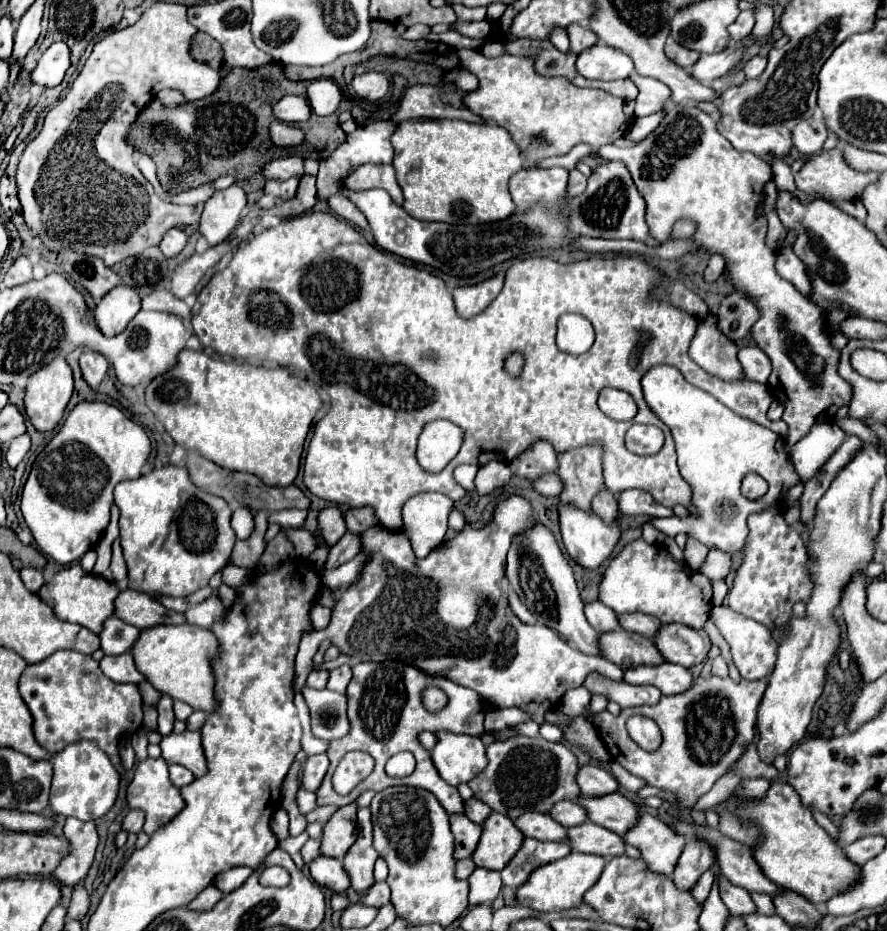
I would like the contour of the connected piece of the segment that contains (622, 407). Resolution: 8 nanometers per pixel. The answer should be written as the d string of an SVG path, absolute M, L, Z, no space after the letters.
M604 388L599 394L597 404L604 414L617 421L630 420L638 411L632 396L615 388Z

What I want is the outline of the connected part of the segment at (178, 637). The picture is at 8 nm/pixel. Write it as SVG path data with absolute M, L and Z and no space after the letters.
M180 624L180 626L154 626L140 632L140 638L132 646L136 668L146 676L146 680L158 690L176 700L190 704L194 710L214 712L218 706L214 692L214 668L212 662L220 654L220 644L216 636L200 626Z

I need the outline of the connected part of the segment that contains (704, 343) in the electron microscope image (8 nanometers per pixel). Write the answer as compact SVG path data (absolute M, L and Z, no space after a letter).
M712 316L704 318L690 344L692 360L714 376L734 380L744 378L736 354L738 346L720 334L720 330L716 328L716 320Z

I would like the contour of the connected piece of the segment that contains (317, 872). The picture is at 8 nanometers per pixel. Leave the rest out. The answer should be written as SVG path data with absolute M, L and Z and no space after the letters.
M318 856L316 860L310 862L310 876L320 884L330 888L336 894L342 894L350 888L348 882L348 872L344 870L344 864L336 858L328 856Z

